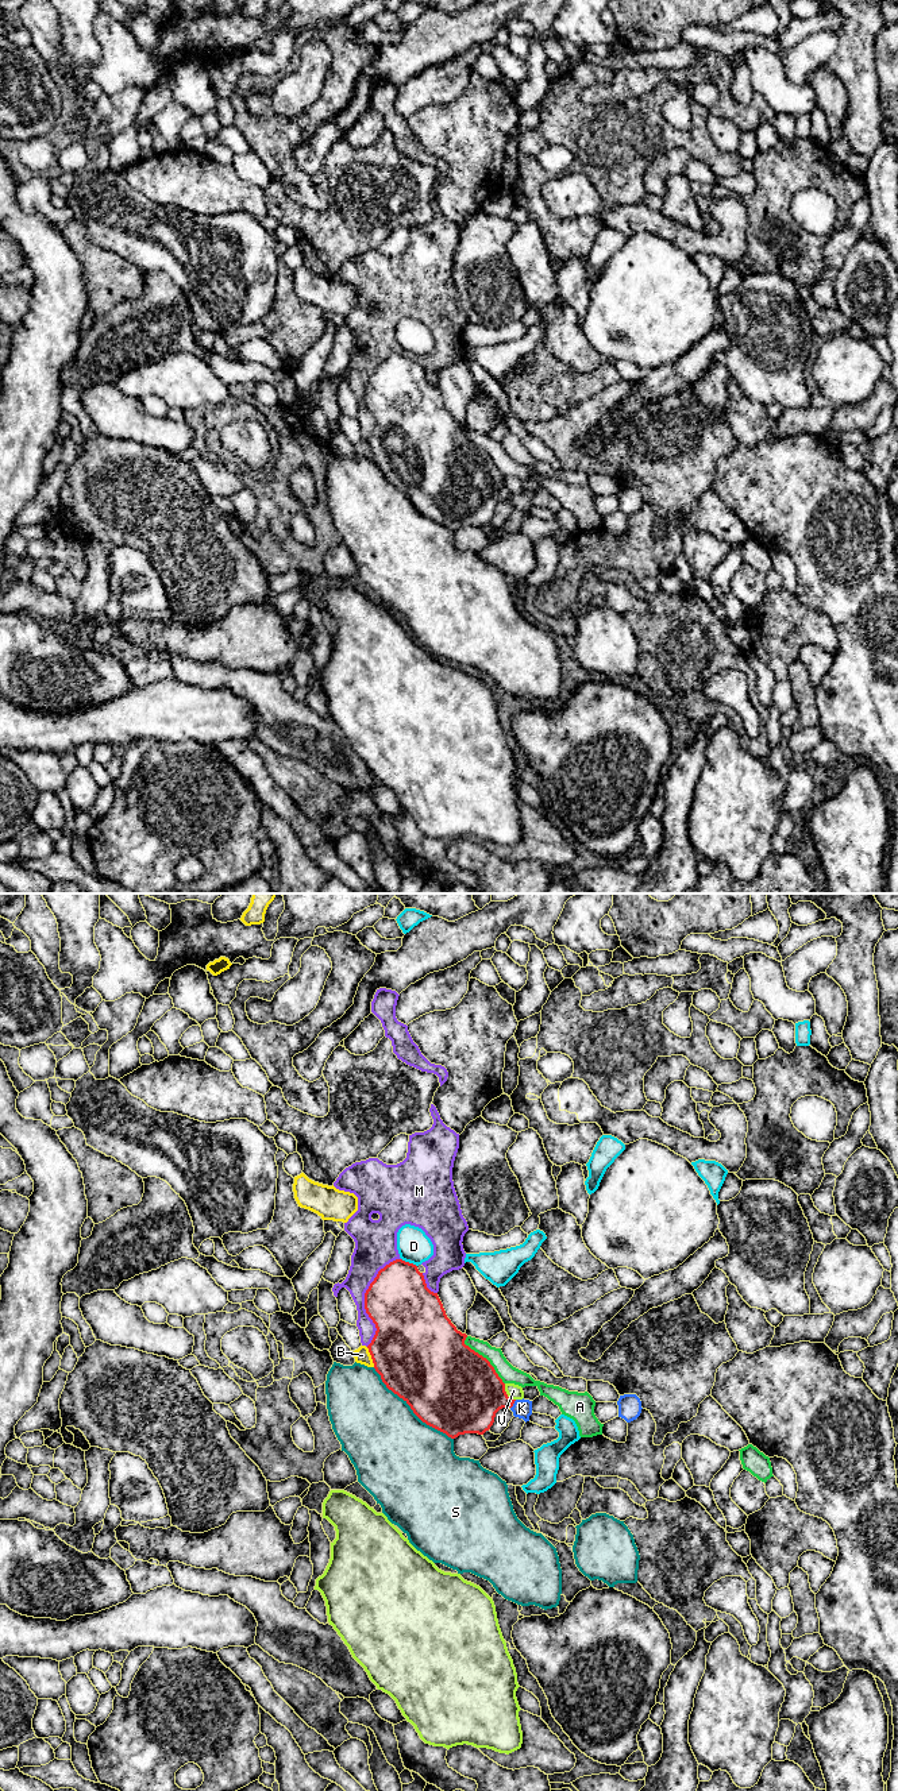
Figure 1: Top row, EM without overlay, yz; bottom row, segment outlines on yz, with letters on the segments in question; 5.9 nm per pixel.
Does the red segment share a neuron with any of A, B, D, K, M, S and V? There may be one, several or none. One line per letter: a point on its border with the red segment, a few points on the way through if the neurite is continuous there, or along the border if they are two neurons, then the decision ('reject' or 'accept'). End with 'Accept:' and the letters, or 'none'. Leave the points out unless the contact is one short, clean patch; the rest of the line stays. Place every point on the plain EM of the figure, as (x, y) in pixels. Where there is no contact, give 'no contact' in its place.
A: contact yz (485, 451); reject
B: contact yz (372, 450); reject
D: contact yz (408, 355); reject
K: contact yz (513, 496); way yz (473, 486), (513, 496), (521, 501); accept
M: contact yz (365, 392); reject
S: contact yz (411, 501); reject
V: contact yz (505, 486); reject
Accept: K

